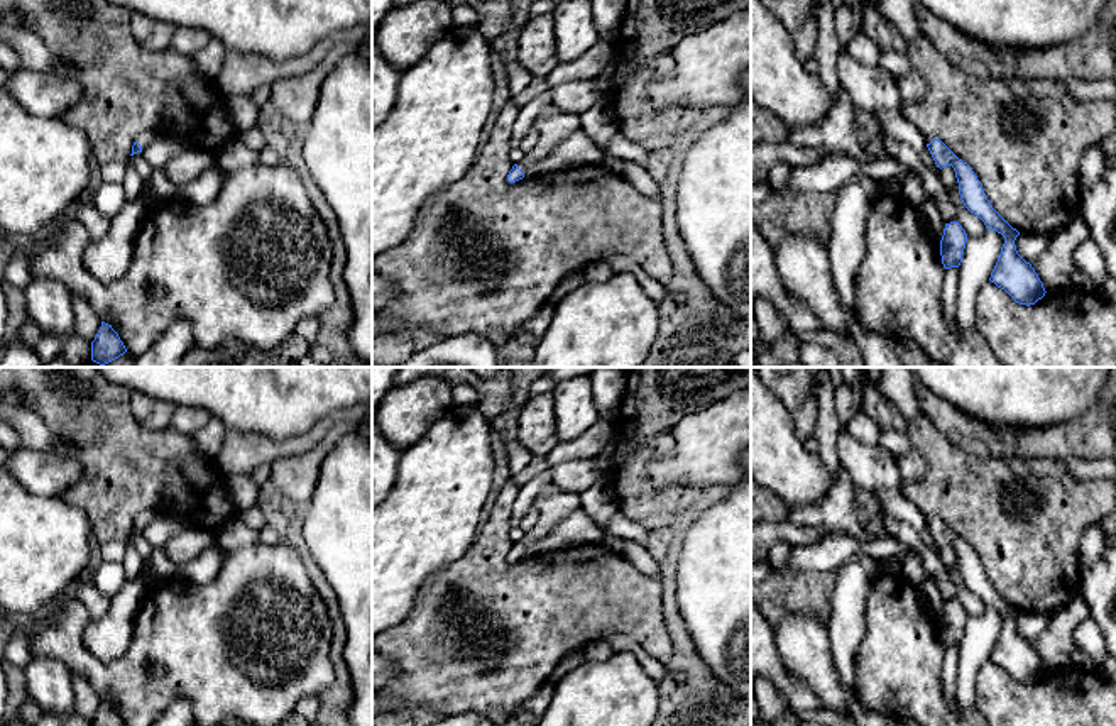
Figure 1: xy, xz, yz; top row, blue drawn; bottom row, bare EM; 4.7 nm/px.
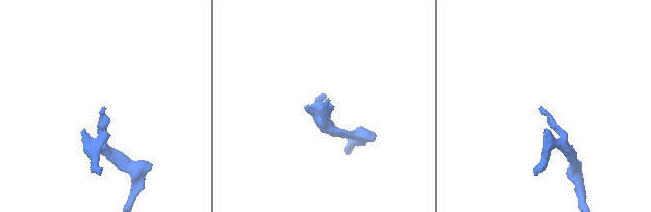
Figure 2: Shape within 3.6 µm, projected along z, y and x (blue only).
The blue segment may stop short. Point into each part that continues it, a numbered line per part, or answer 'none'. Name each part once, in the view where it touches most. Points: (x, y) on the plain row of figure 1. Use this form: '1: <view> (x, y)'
1: xy (144, 518)

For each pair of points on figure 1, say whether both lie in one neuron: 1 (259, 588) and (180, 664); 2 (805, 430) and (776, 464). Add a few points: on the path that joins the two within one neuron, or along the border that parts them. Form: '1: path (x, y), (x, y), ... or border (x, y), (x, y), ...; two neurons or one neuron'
1: path (239, 608), (200, 643); one neuron
2: border (782, 401), (802, 440); two neurons

